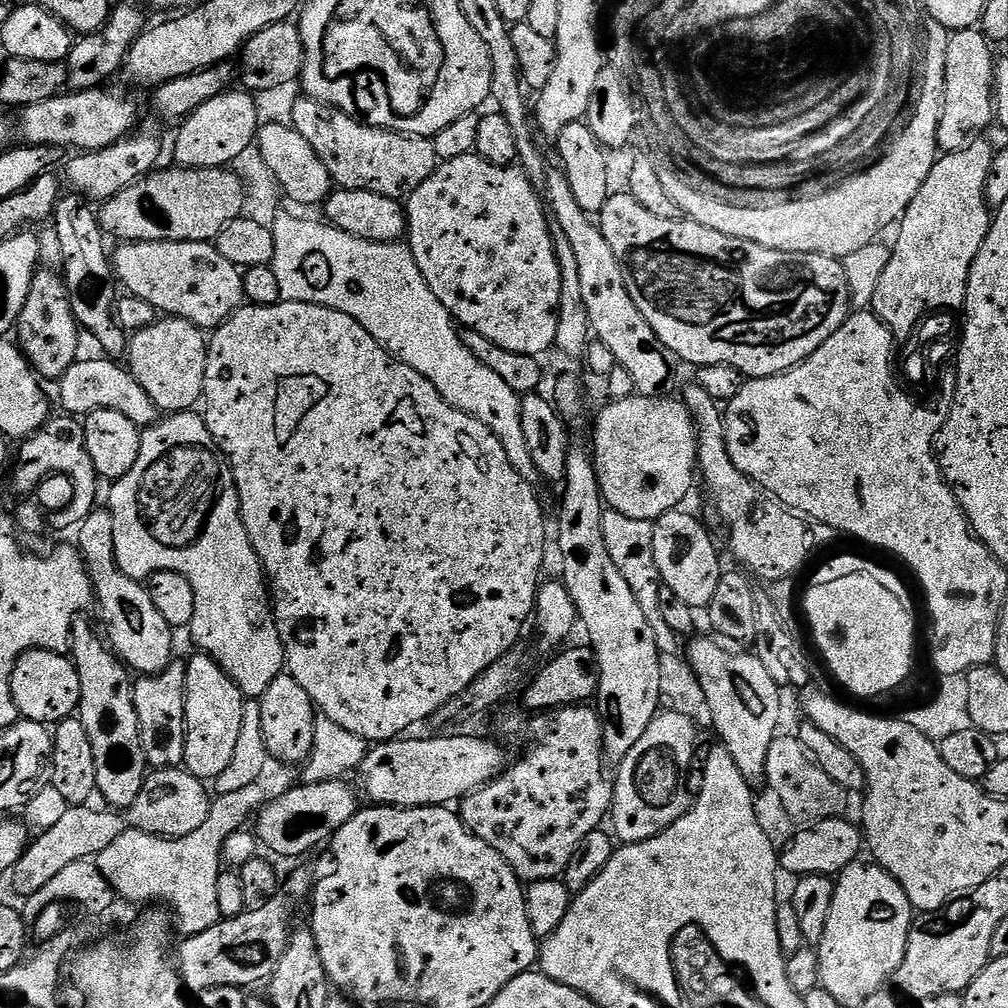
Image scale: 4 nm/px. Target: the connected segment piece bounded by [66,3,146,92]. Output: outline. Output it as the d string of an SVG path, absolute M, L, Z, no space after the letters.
M117 3L108 16L108 21L96 32L81 35L72 45L72 53L68 55L66 67L68 70L67 87L73 92L88 92L91 88L107 85L107 80L115 72L124 67L124 59L129 50L146 27L144 21L145 9L136 4Z

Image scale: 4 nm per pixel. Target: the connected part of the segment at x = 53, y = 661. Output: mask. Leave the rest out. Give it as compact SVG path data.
M31 648L28 652L23 652L16 659L10 690L17 713L23 719L45 726L55 726L60 721L69 719L80 707L78 670L63 652L51 652L45 648Z

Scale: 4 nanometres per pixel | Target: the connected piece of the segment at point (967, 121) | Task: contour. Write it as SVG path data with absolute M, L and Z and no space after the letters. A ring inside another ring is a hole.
M979 27L951 33L947 39L944 99L943 108L940 112L940 125L938 126L938 149L944 154L957 152L959 148L964 147L969 138L983 133L980 131L988 123L990 125L993 123L994 93L992 83L996 81L996 60L994 55L992 56L993 45L984 37L984 33L980 31Z

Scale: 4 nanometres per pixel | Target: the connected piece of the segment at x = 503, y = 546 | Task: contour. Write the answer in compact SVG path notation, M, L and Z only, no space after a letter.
M286 300L270 306L248 304L241 306L226 323L215 329L211 333L207 345L208 357L206 358L202 397L204 424L232 467L240 499L242 522L246 526L248 537L258 554L260 563L264 566L264 574L271 588L270 595L274 601L278 634L282 638L284 647L287 675L296 679L298 686L302 686L302 690L306 690L313 705L319 709L322 715L338 722L338 726L342 726L342 730L350 730L350 734L358 734L363 740L369 742L383 742L403 737L407 733L404 732L407 728L412 728L415 724L430 719L435 712L437 715L444 709L446 702L450 702L450 698L462 694L462 690L466 690L466 686L475 682L478 674L482 674L491 664L498 662L498 658L502 658L517 647L516 639L519 638L524 623L527 620L529 623L530 617L533 615L536 606L536 590L542 583L540 567L544 564L544 508L540 505L535 490L532 489L535 487L526 478L522 478L522 474L518 474L518 470L514 470L510 458L506 458L506 450L502 450L502 442L498 442L498 438L485 424L478 422L478 418L450 406L450 402L446 402L442 398L442 394L438 394L438 390L434 390L432 383L426 378L422 378L422 374L418 374L418 370L406 366L400 360L393 360L392 355L373 336L366 334L366 330L362 330L362 326L358 326L358 322L354 322L354 318L350 318L350 314L342 314L338 310L330 310L326 306L294 302L293 300Z

